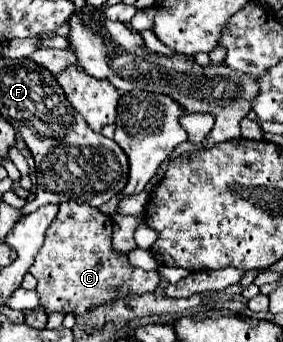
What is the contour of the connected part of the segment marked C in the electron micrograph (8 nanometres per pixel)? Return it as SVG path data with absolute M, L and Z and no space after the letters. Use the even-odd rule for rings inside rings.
M63 202L51 226L45 232L45 242L35 256L29 272L37 280L37 294L47 314L71 312L85 314L97 306L111 304L121 296L143 296L159 286L157 270L143 270L129 264L125 256L113 256L111 244L113 220L89 204Z

